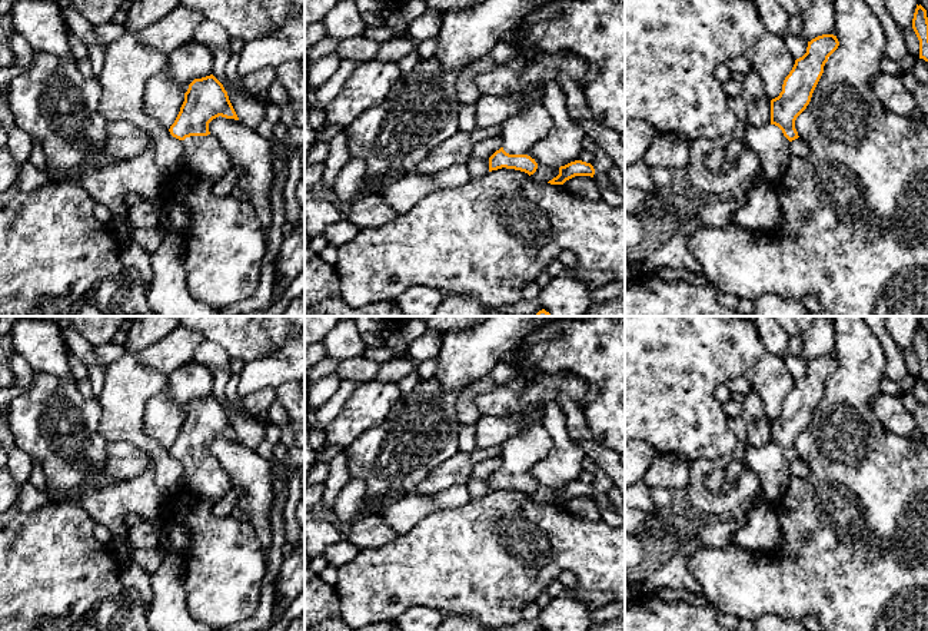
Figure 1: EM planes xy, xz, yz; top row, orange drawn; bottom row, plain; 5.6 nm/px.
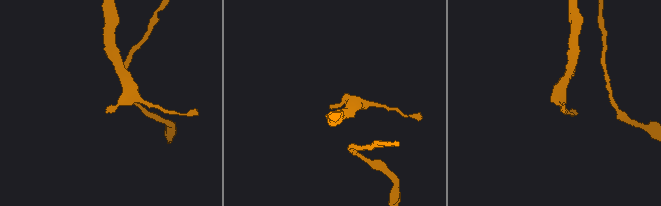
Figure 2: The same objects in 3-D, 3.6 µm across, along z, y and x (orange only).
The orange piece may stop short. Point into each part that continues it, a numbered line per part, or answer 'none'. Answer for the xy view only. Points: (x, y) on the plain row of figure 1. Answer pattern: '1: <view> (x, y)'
1: xy (203, 477)

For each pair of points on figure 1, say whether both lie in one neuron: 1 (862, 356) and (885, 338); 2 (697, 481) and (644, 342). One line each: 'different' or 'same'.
1: different
2: different

